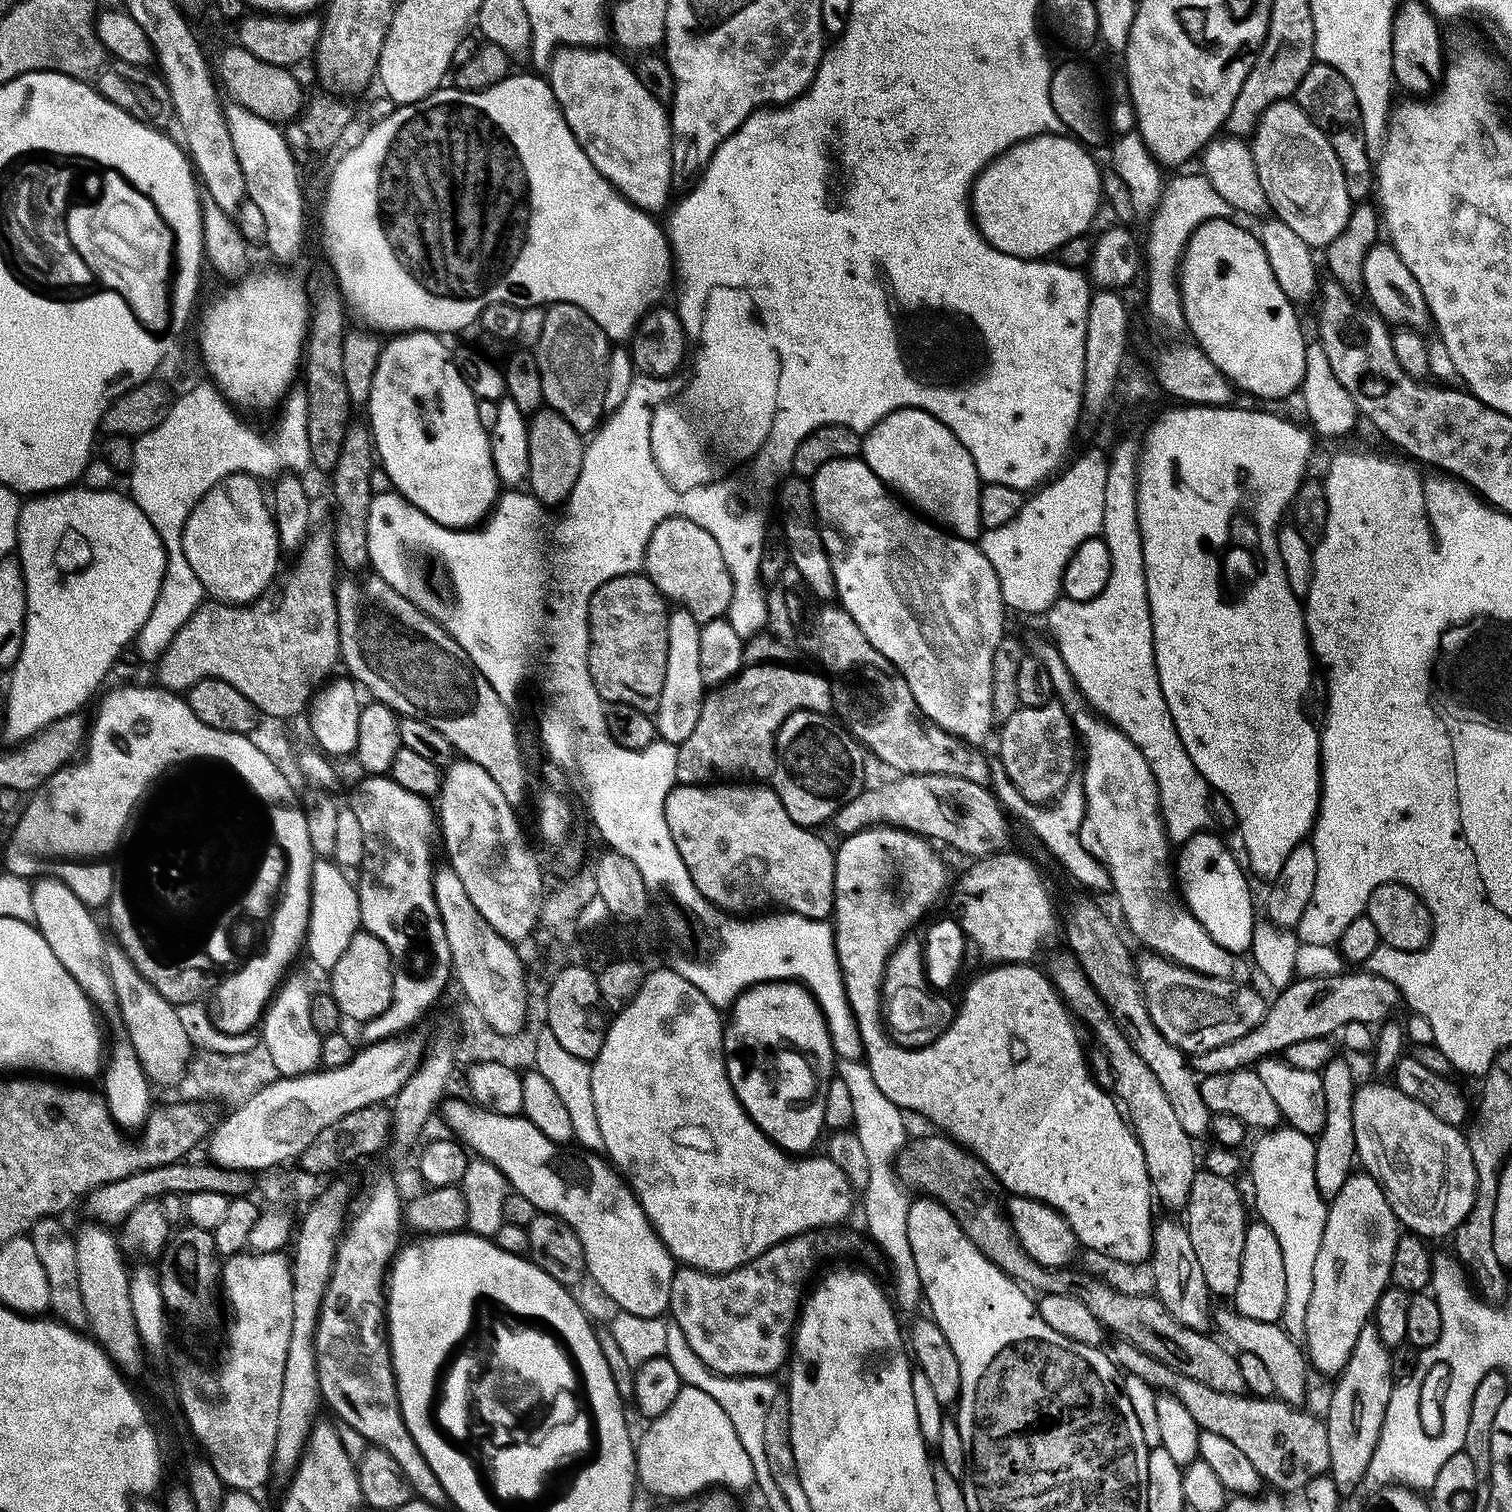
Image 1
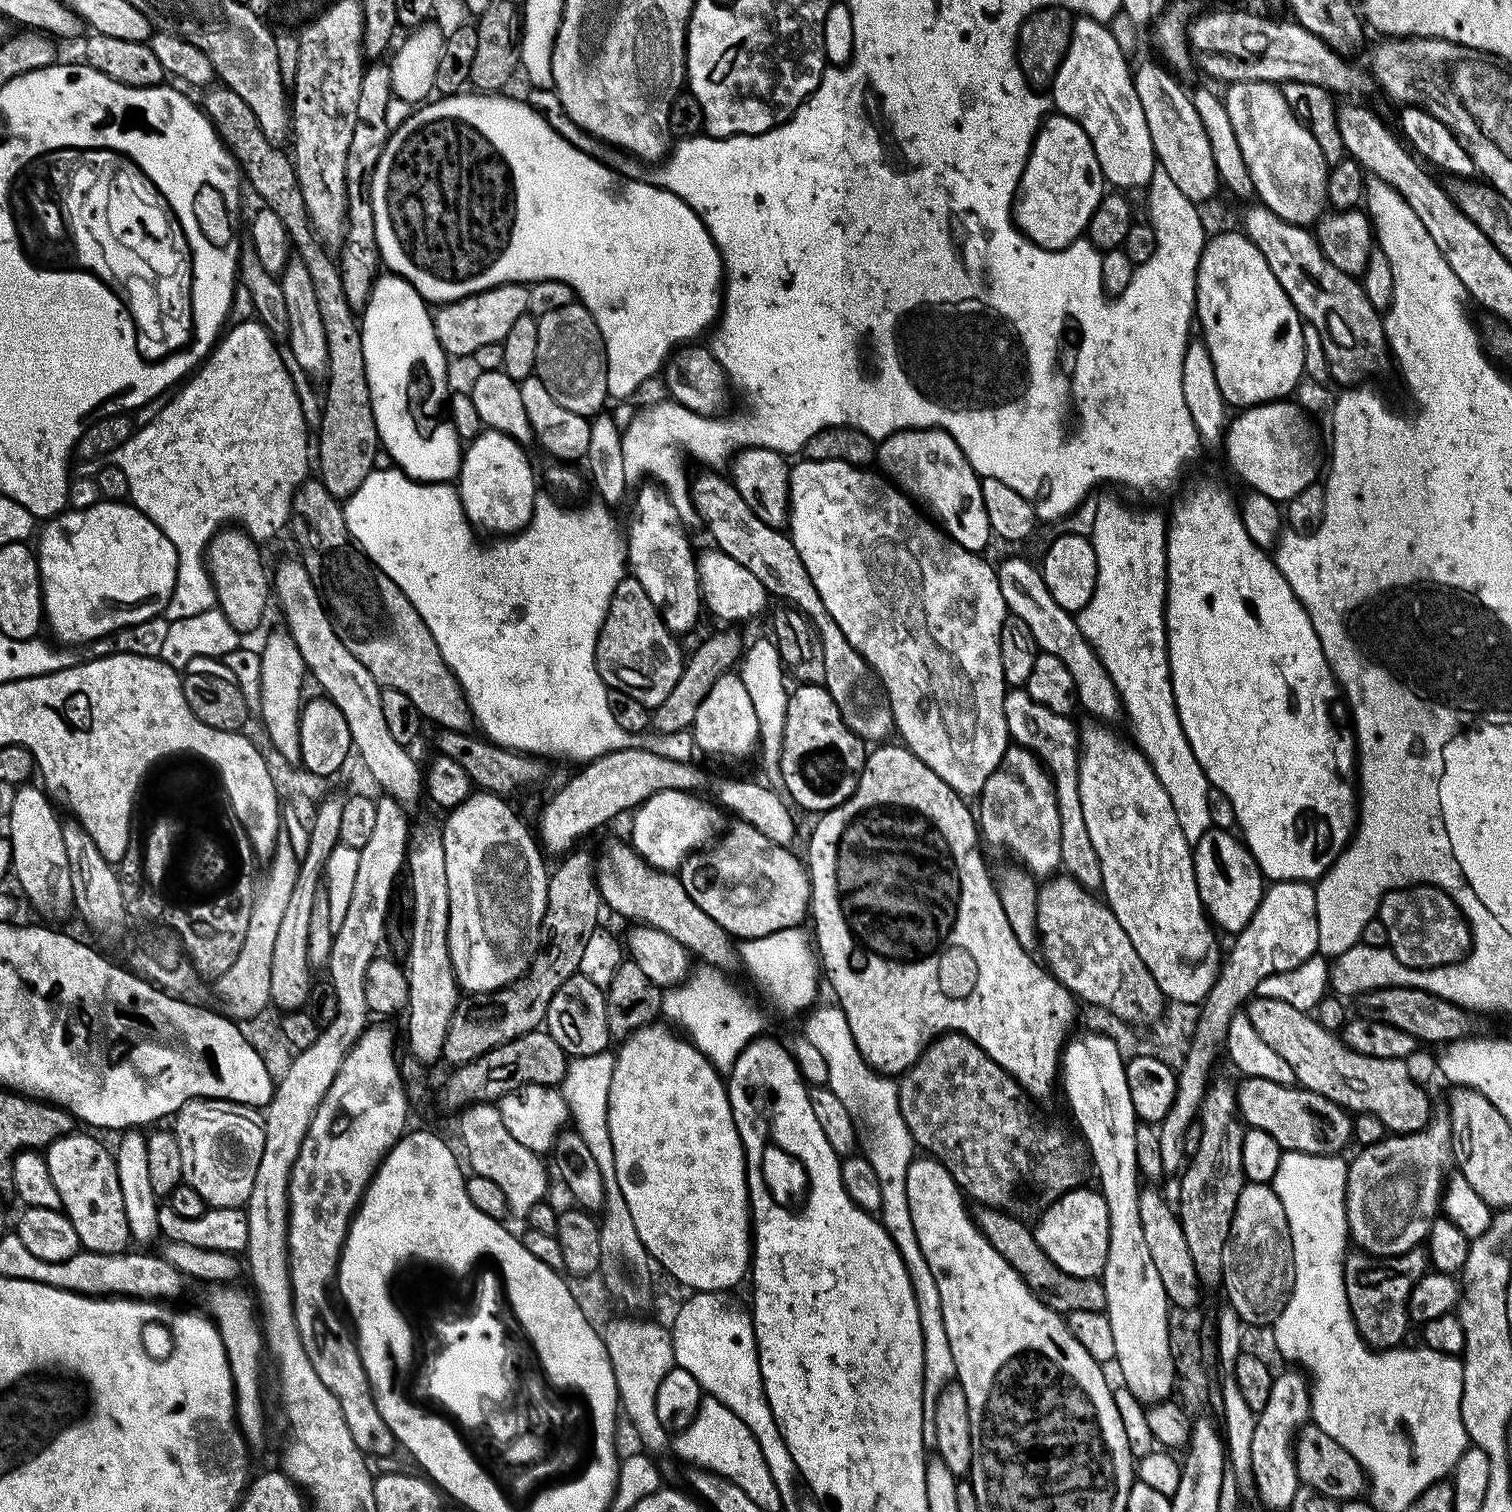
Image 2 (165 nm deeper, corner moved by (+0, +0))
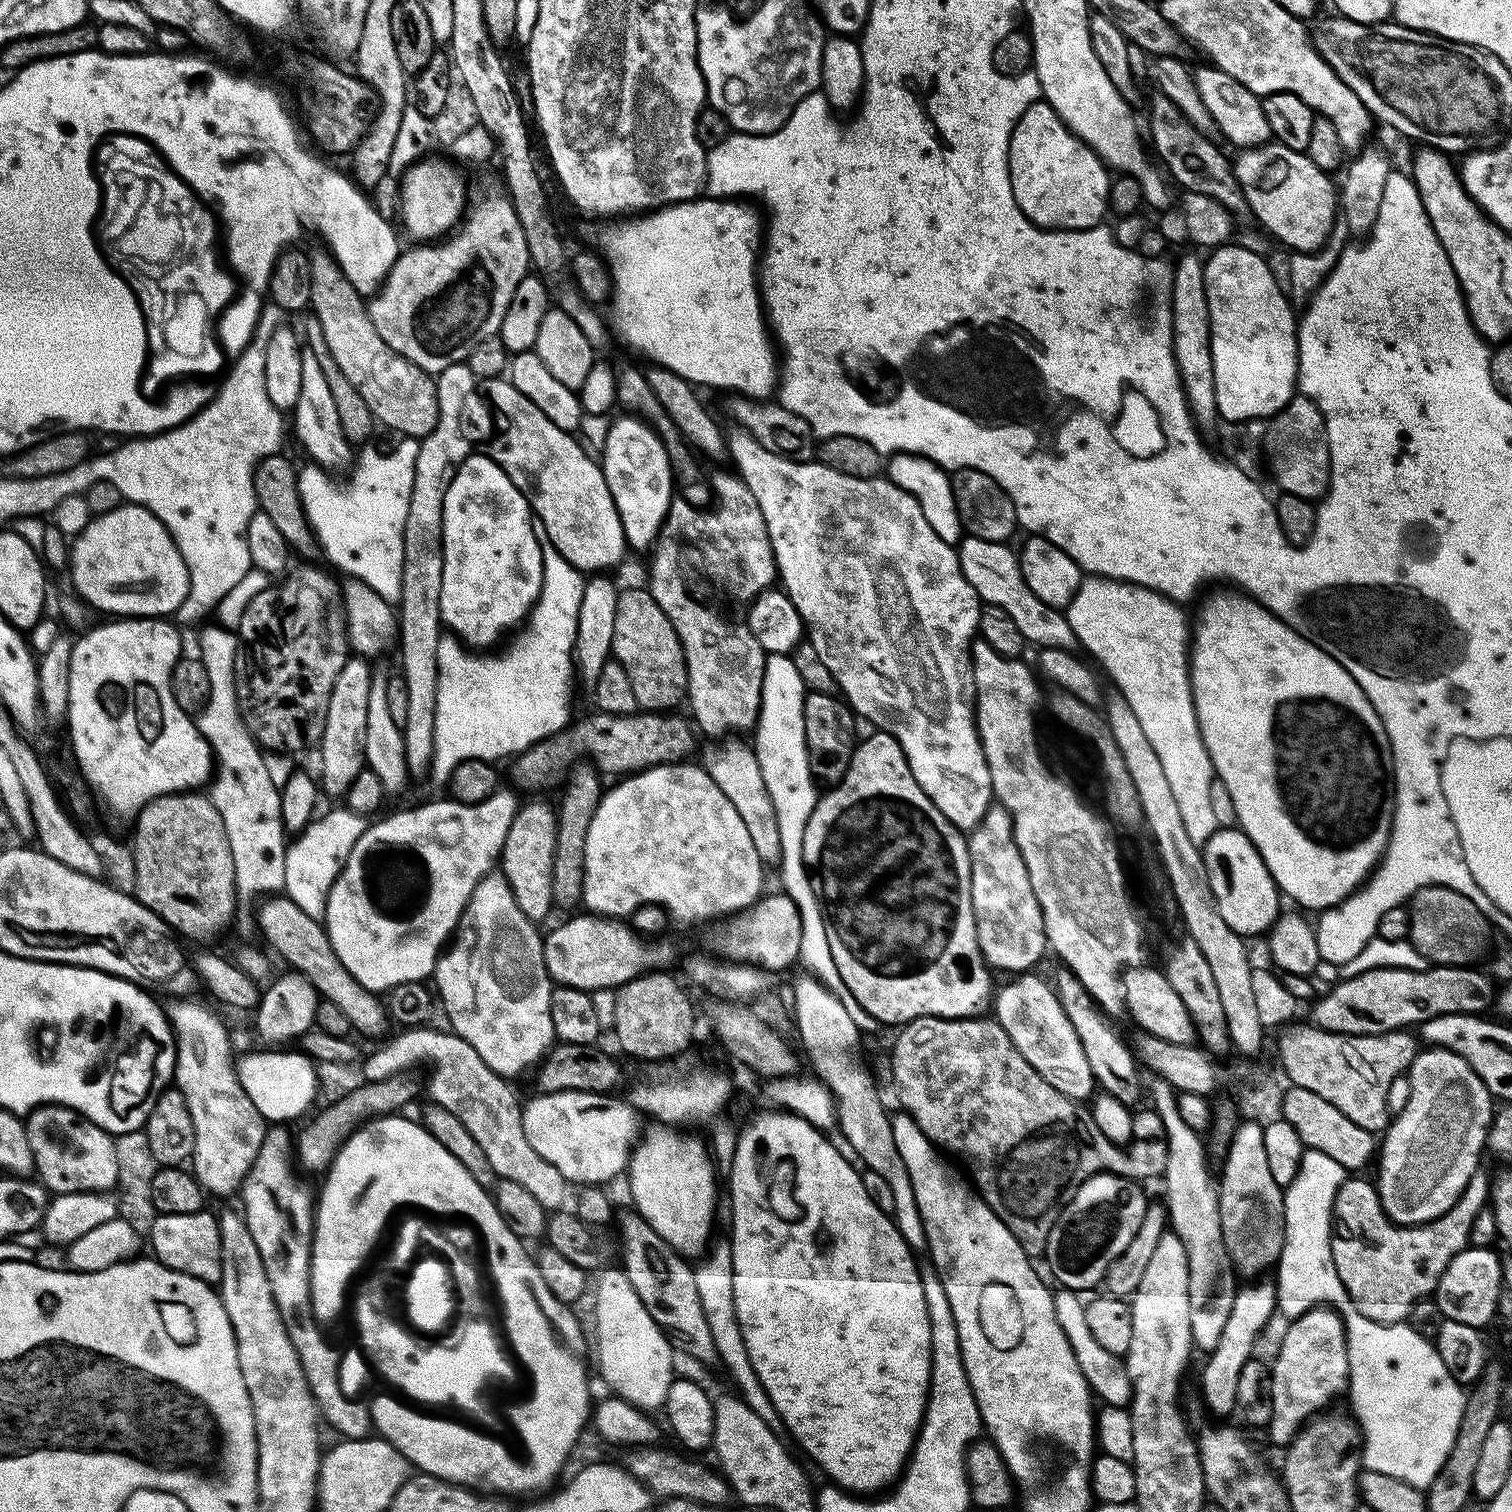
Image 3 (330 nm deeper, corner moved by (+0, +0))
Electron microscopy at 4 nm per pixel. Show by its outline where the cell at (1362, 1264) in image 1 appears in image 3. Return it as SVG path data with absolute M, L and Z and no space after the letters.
M1425 1047L1423 1050L1417 1051L1416 1057L1412 1059L1410 1069L1411 1084L1409 1086L1409 1101L1403 1110L1395 1113L1394 1119L1389 1123L1386 1131L1382 1136L1382 1143L1378 1148L1378 1164L1380 1160L1380 1177L1375 1177L1374 1183L1376 1193L1380 1195L1380 1205L1382 1210L1394 1221L1395 1224L1429 1224L1430 1221L1438 1219L1442 1214L1446 1214L1454 1206L1454 1202L1460 1200L1462 1190L1466 1190L1466 1186L1470 1182L1472 1176L1477 1175L1480 1164L1480 1151L1485 1151L1488 1143L1488 1129L1492 1126L1492 1117L1494 1115L1494 1098L1488 1093L1488 1088L1480 1081L1478 1074L1474 1071L1466 1061L1458 1054L1454 1054L1445 1048Z

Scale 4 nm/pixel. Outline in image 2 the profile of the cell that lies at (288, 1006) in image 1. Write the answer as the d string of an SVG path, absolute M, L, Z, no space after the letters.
M336 794L325 795L315 807L314 819L309 827L310 840L306 854L301 857L295 882L292 884L290 899L286 911L282 914L281 925L278 926L274 940L273 961L270 970L270 1002L280 1007L281 1011L299 1011L306 1003L311 992L312 967L308 962L308 926L314 901L314 893L321 883L328 856L339 844L340 823L345 797Z

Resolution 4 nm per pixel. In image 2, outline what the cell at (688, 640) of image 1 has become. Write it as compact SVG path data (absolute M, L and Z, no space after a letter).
M651 486L636 500L636 509L632 512L632 529L627 529L626 543L628 545L628 568L631 579L642 582L642 590L654 602L662 622L674 634L688 632L696 624L696 619L702 613L702 597L700 594L700 576L696 572L696 556L679 528L676 507L671 499L659 487Z

